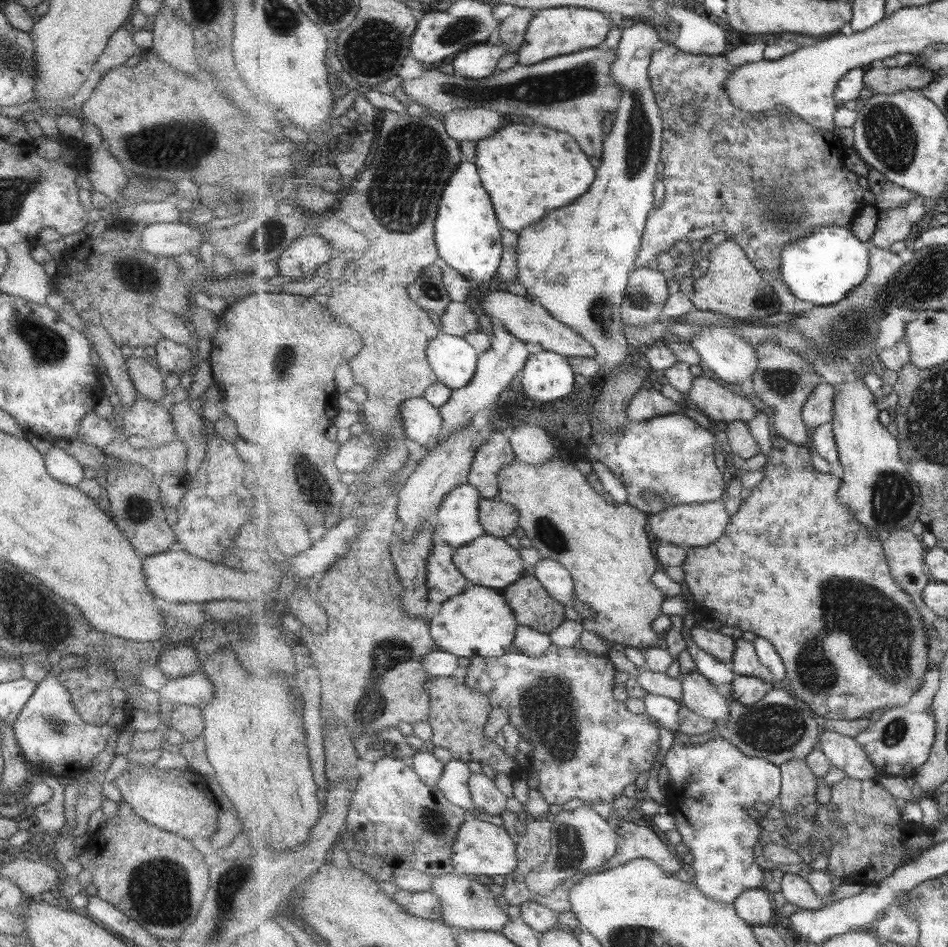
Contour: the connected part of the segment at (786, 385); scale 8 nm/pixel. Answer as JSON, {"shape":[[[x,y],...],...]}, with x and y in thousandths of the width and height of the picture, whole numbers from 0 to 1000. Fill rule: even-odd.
{"shape":[[[807,361],[799,370],[802,385],[792,407],[800,420],[810,429],[810,435],[816,440],[816,453],[820,459],[836,469],[851,471],[855,467],[854,453],[847,441],[847,434],[855,417],[860,415],[866,398],[859,384],[845,374],[820,365],[818,361]]]}

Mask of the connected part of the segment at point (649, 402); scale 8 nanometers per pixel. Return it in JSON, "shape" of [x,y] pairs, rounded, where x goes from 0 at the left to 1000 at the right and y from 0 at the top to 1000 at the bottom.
{"shape":[[[676,410],[662,431],[665,445],[680,445],[695,439],[720,435],[718,426],[701,420],[696,413]]]}

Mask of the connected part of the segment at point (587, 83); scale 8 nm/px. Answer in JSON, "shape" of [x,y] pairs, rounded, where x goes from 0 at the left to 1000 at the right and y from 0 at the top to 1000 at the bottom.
{"shape":[[[632,49],[563,69],[545,67],[511,83],[467,78],[457,73],[457,76],[446,76],[443,81],[427,83],[423,91],[429,103],[443,110],[454,122],[468,125],[483,114],[515,114],[533,125],[544,125],[543,120],[550,120],[564,131],[600,139],[615,152],[619,165],[632,165],[640,145],[634,135],[642,122],[651,121],[659,98],[646,77],[650,63],[650,54]]]}

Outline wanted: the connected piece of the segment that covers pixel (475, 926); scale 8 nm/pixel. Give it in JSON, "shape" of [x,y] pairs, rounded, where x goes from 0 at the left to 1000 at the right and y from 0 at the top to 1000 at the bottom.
{"shape":[[[484,921],[459,925],[455,932],[455,942],[462,946],[466,955],[467,967],[474,974],[474,978],[491,980],[491,982],[516,982],[530,983],[533,977],[539,973],[535,968],[533,958],[524,956],[525,946],[520,944],[505,932],[499,924],[488,924]]]}

